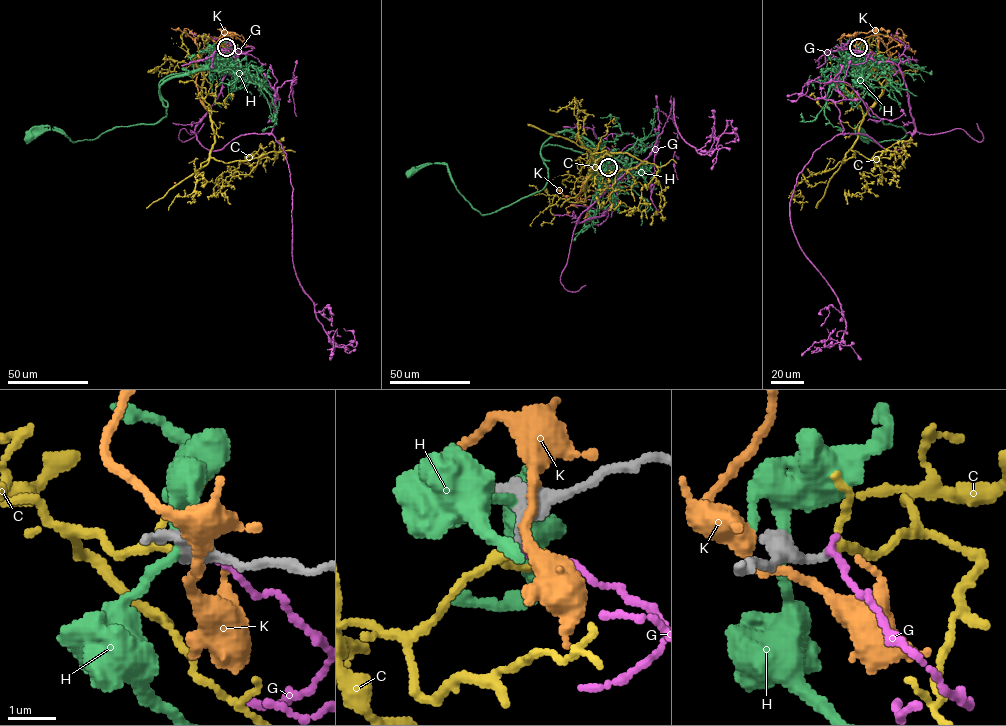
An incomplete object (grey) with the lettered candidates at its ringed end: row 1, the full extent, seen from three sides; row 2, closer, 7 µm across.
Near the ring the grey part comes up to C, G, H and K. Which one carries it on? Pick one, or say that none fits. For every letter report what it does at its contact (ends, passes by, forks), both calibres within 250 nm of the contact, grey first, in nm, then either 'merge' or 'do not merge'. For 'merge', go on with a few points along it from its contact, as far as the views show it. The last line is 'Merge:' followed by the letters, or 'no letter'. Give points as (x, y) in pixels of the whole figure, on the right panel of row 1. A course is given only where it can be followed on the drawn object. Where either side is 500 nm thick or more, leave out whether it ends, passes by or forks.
C: it passes by; calibres 280 and 150 nm; merge; course (858, 47), (878, 47), (867, 69), (882, 92), (842, 161), (855, 154), (867, 184), (845, 194), (847, 204)
G: it ends; calibres 280 and 140 nm; do not merge
H: calibres 550 and 200 nm; do not merge
K: it passes by; calibres 360 and 200 nm; do not merge
Merge: C

